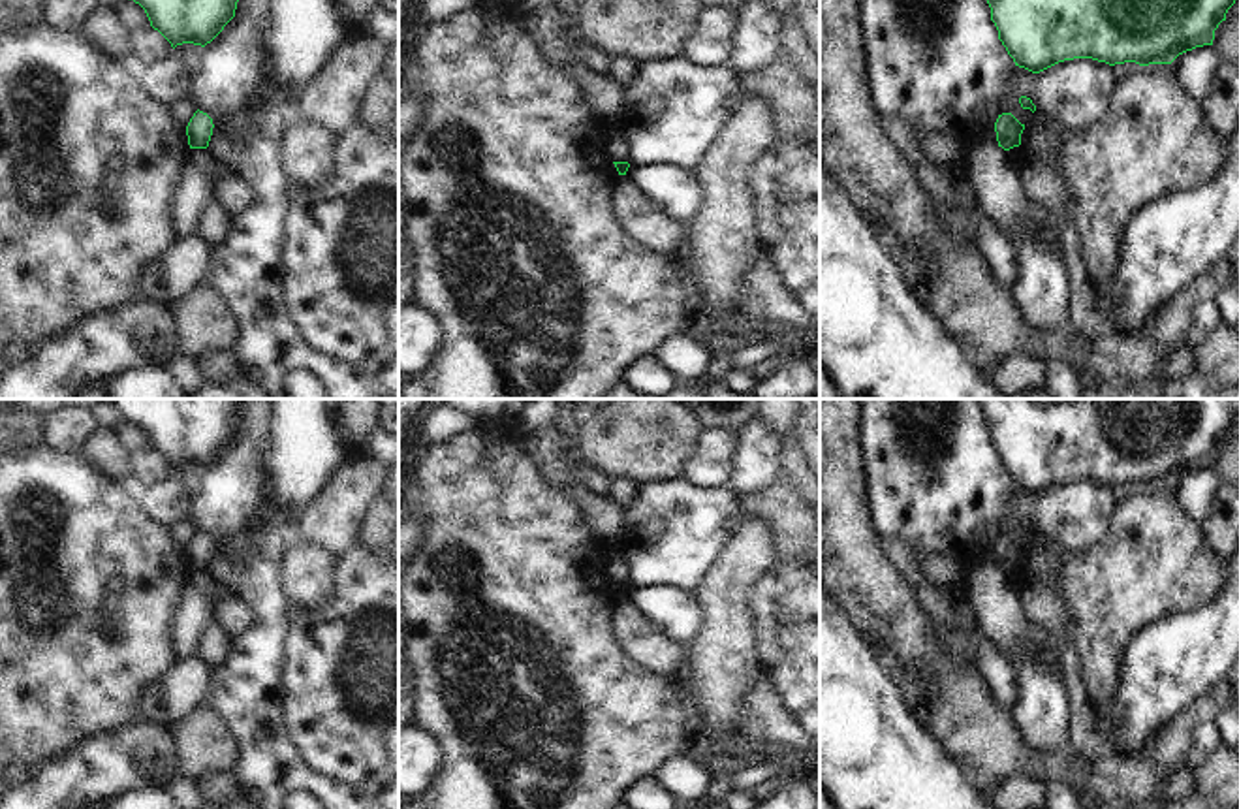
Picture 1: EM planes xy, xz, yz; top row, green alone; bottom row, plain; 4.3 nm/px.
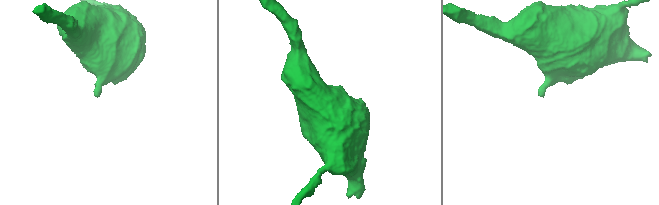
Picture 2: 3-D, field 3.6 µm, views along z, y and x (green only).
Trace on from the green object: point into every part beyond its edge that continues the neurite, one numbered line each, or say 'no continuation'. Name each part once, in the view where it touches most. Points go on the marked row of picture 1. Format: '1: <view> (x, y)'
no continuation

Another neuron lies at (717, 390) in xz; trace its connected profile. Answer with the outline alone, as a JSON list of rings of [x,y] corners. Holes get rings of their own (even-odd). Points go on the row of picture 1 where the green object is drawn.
[[[699,380],[701,399],[754,399],[752,393],[735,393],[724,382],[705,384]]]

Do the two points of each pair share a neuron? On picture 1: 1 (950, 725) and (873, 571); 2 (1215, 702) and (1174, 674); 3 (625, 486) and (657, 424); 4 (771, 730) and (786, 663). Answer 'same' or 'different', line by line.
1: same
2: different
3: different
4: different

